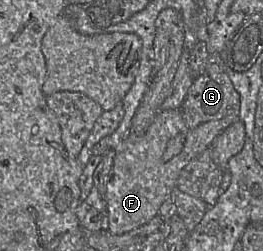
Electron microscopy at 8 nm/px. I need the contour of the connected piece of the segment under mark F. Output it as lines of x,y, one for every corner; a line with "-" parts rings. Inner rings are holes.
179,109
159,111
143,136
127,136
114,150
113,165
105,183
107,230
115,235
130,232
159,214
162,203
176,190
182,169
199,153
211,146
213,140
238,117
225,117
189,129
-
178,134
185,135
181,152
170,160
163,159
167,142

